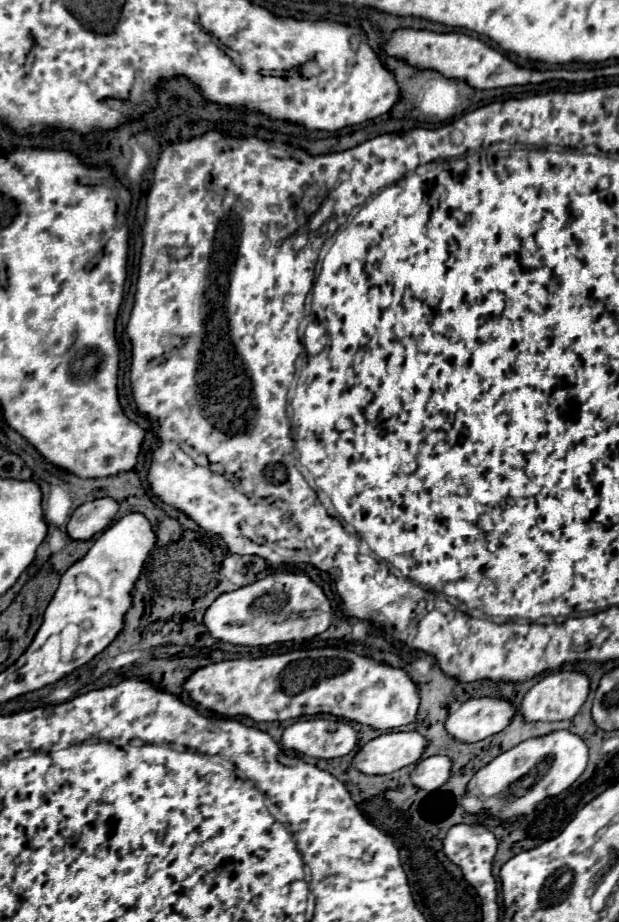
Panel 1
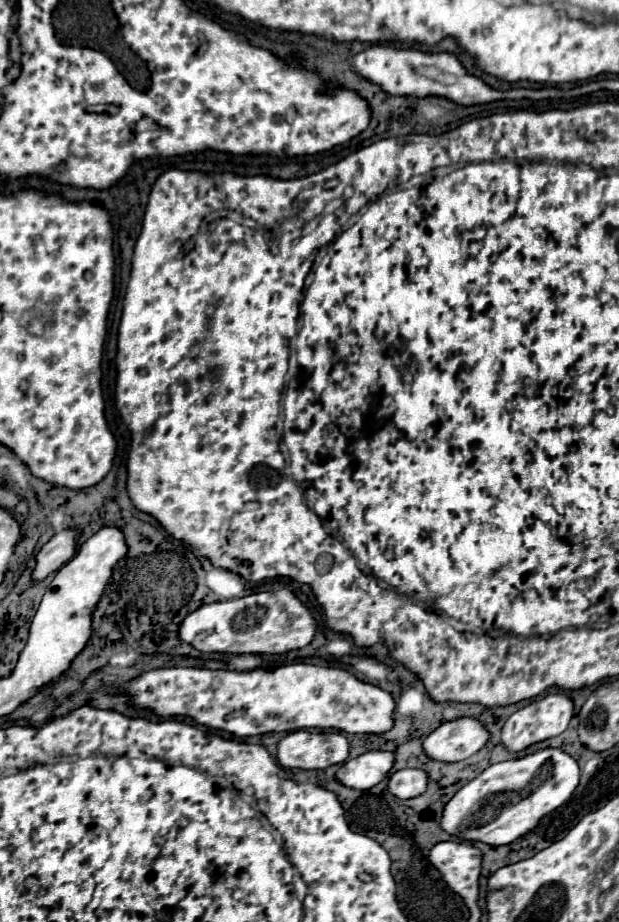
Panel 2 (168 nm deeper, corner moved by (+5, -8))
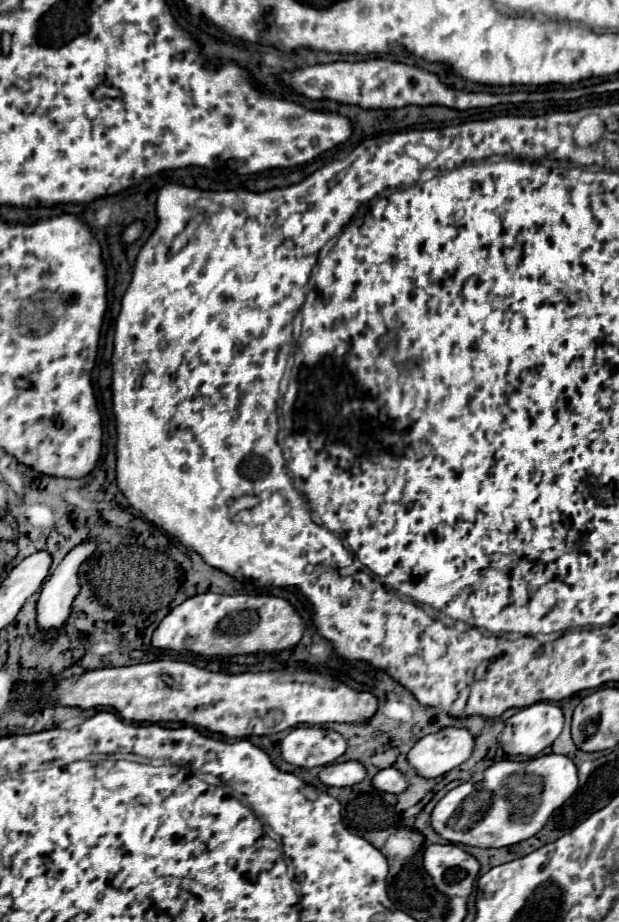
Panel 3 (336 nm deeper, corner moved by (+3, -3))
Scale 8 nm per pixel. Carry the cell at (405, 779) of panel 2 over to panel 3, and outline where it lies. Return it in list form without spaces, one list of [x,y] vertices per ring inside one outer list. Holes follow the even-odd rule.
[[[389,767],[379,771],[373,779],[371,779],[373,787],[383,791],[383,793],[403,793],[407,789],[407,779],[403,773],[399,773],[397,769]]]

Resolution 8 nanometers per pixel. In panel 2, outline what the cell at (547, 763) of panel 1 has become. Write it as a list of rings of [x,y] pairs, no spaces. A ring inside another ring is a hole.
[[[543,748],[523,758],[493,764],[447,802],[441,828],[461,840],[485,842],[489,846],[511,844],[531,832],[545,814],[571,798],[579,784],[579,774],[577,760],[561,748]]]

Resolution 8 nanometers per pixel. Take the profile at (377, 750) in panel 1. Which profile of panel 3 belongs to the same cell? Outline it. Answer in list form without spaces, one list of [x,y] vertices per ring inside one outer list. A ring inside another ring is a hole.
[[[359,761],[333,763],[319,771],[319,781],[327,787],[349,787],[361,783],[367,777],[365,767]]]

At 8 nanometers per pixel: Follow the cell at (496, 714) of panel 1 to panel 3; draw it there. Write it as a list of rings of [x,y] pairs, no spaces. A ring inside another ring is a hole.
[[[445,727],[419,739],[407,753],[407,761],[419,777],[435,779],[465,763],[473,753],[473,743],[473,735],[467,729]]]

